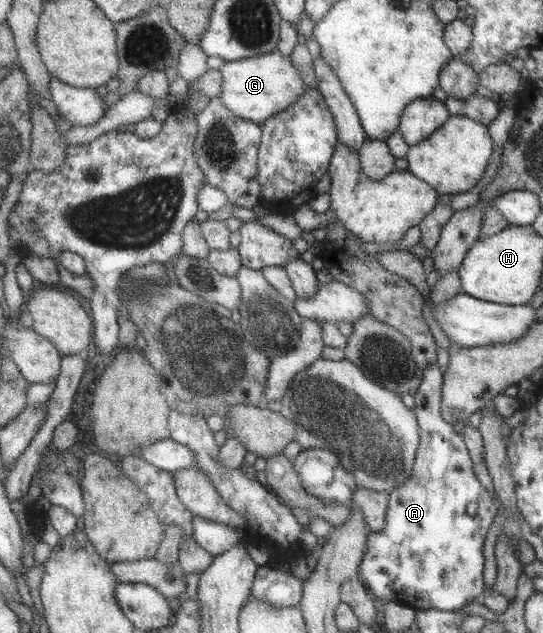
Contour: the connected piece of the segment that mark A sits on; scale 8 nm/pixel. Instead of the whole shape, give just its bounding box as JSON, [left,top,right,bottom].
[358,361,513,612]

